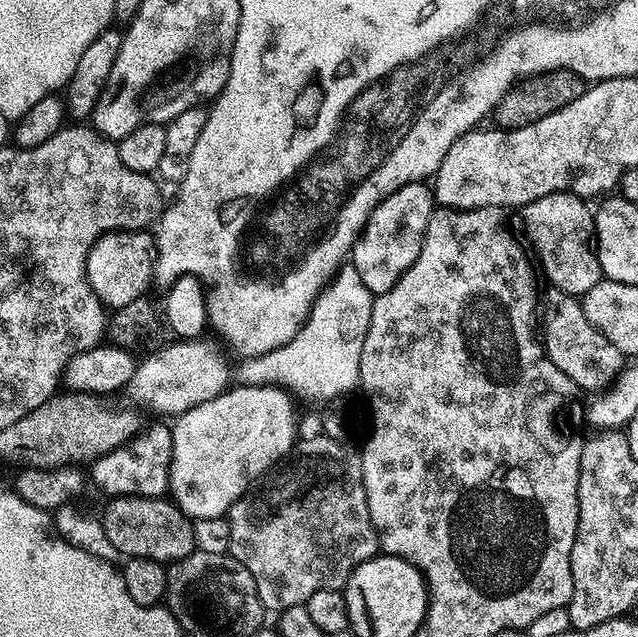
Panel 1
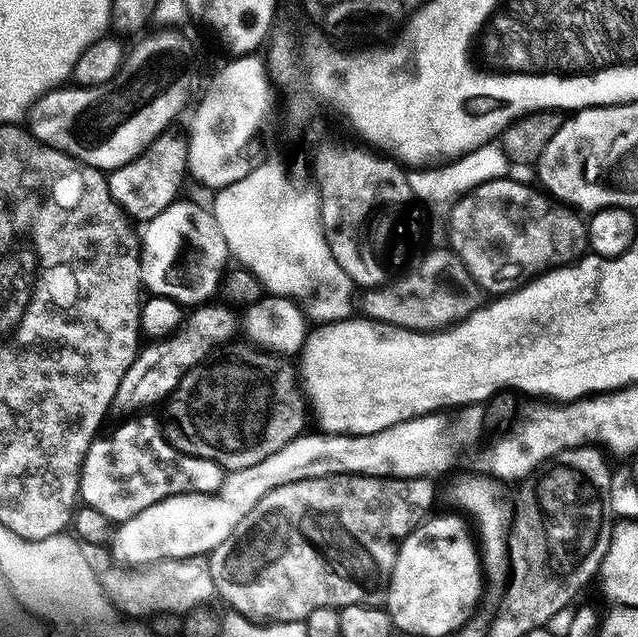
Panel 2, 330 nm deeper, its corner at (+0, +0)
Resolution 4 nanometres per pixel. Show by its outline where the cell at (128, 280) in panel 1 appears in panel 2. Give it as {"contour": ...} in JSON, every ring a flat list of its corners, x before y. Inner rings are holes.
{"contour":[[176,199,143,225,144,232,139,233,140,278,143,287,155,296,165,296,181,306,199,306,221,291,230,253,215,211,207,212,202,205,184,199]]}

